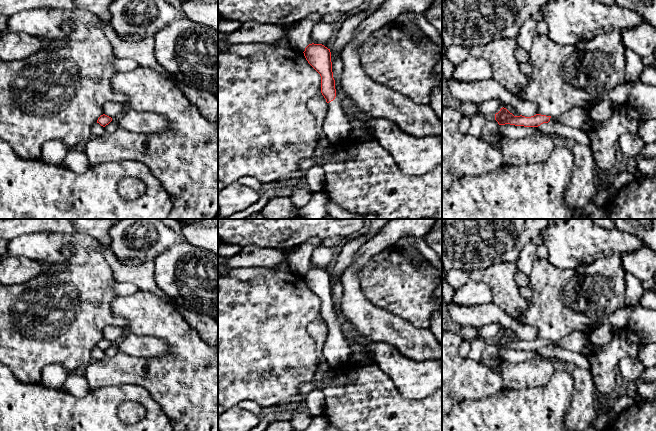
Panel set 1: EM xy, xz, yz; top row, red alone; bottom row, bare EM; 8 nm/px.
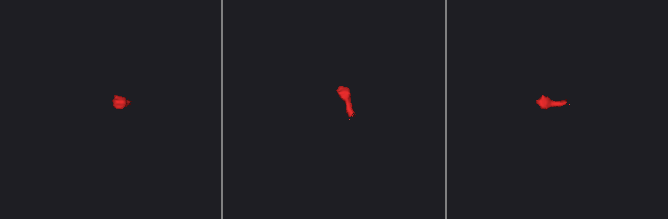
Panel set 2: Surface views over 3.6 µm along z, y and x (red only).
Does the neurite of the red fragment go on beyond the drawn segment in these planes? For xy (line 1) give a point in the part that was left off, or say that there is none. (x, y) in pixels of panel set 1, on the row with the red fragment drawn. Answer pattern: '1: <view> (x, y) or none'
1: none

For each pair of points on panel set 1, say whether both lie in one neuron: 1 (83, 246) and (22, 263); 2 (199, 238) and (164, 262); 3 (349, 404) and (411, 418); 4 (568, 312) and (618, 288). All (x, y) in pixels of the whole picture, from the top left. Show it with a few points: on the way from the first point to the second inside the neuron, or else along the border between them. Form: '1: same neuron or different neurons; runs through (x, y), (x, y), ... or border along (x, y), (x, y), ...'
1: different neurons; border along (11, 255), (26, 256), (42, 263)
2: different neurons; border along (187, 242), (207, 250)
3: same neuron; runs through (364, 404), (378, 411), (396, 412)
4: same neuron; runs through (580, 314), (587, 317), (606, 298)

